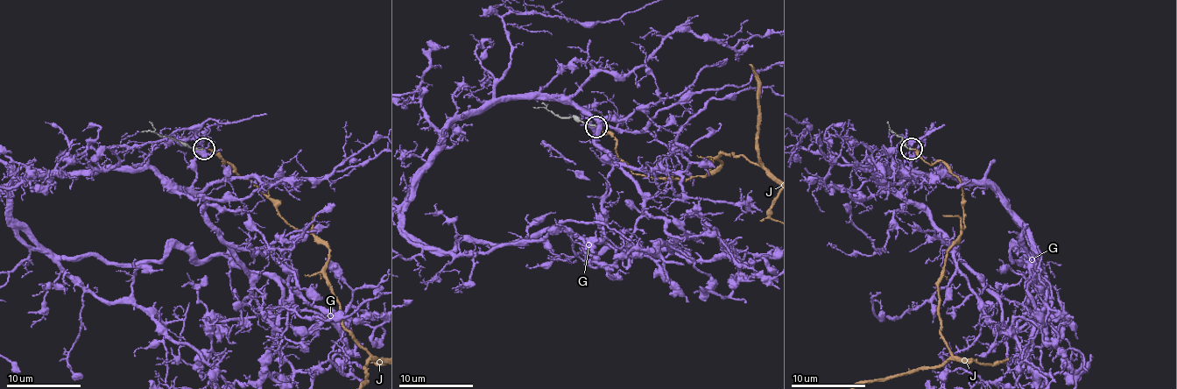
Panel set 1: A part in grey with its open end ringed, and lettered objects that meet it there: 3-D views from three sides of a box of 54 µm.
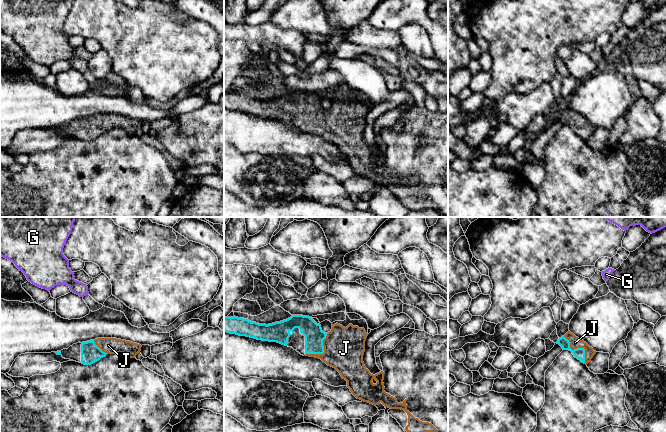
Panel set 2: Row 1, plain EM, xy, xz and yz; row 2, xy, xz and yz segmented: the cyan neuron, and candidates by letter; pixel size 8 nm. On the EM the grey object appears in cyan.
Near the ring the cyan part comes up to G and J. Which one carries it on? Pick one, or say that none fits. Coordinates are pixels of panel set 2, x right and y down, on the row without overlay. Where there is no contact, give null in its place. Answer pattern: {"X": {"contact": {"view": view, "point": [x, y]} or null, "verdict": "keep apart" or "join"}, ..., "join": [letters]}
{"G": {"contact": null, "verdict": "keep apart"}, "J": {"contact": {"view": "yz", "point": [578, 124]}, "verdict": "join"}, "join": ["J"]}

